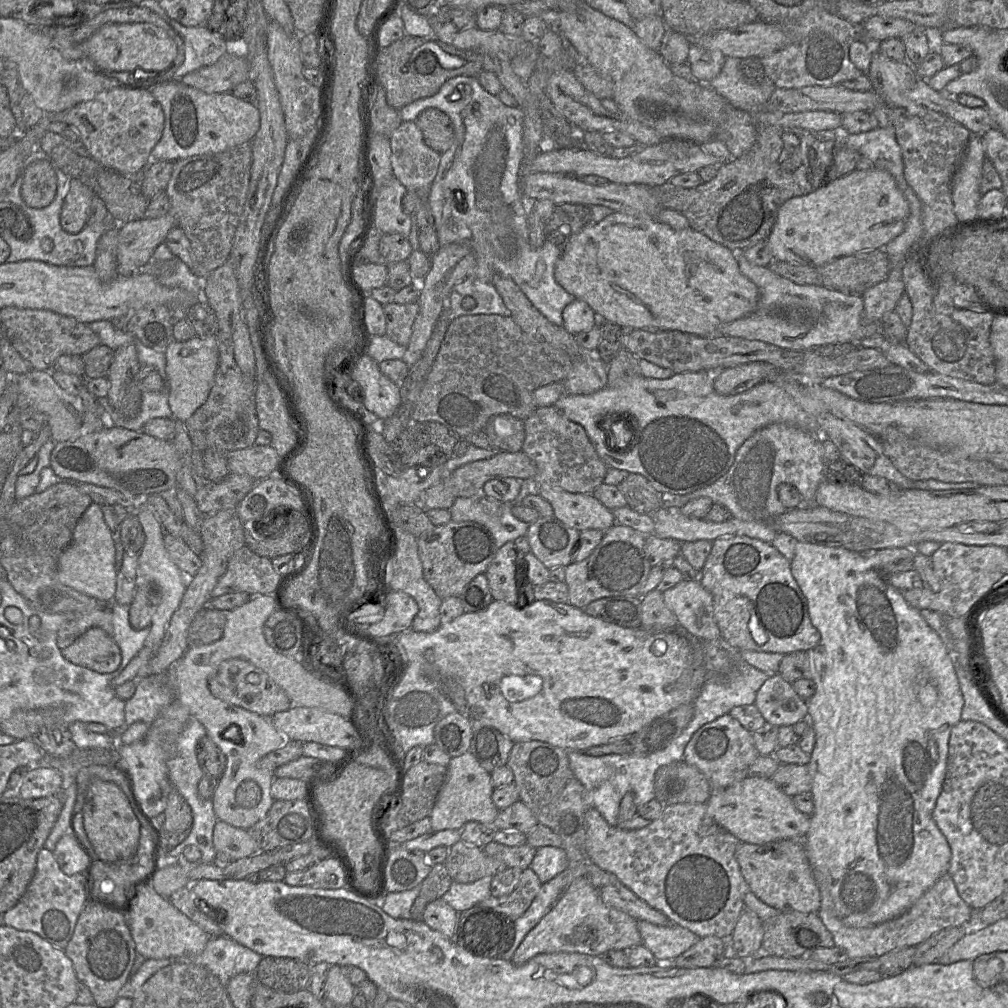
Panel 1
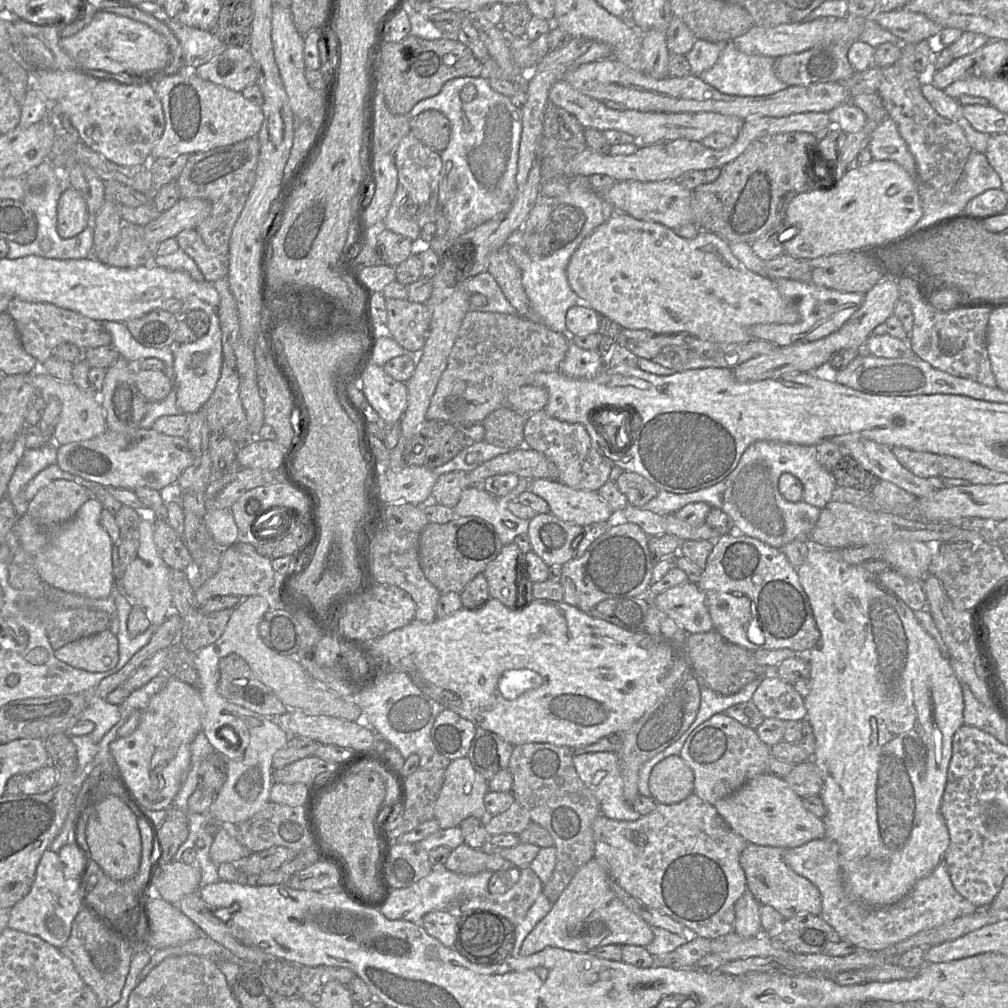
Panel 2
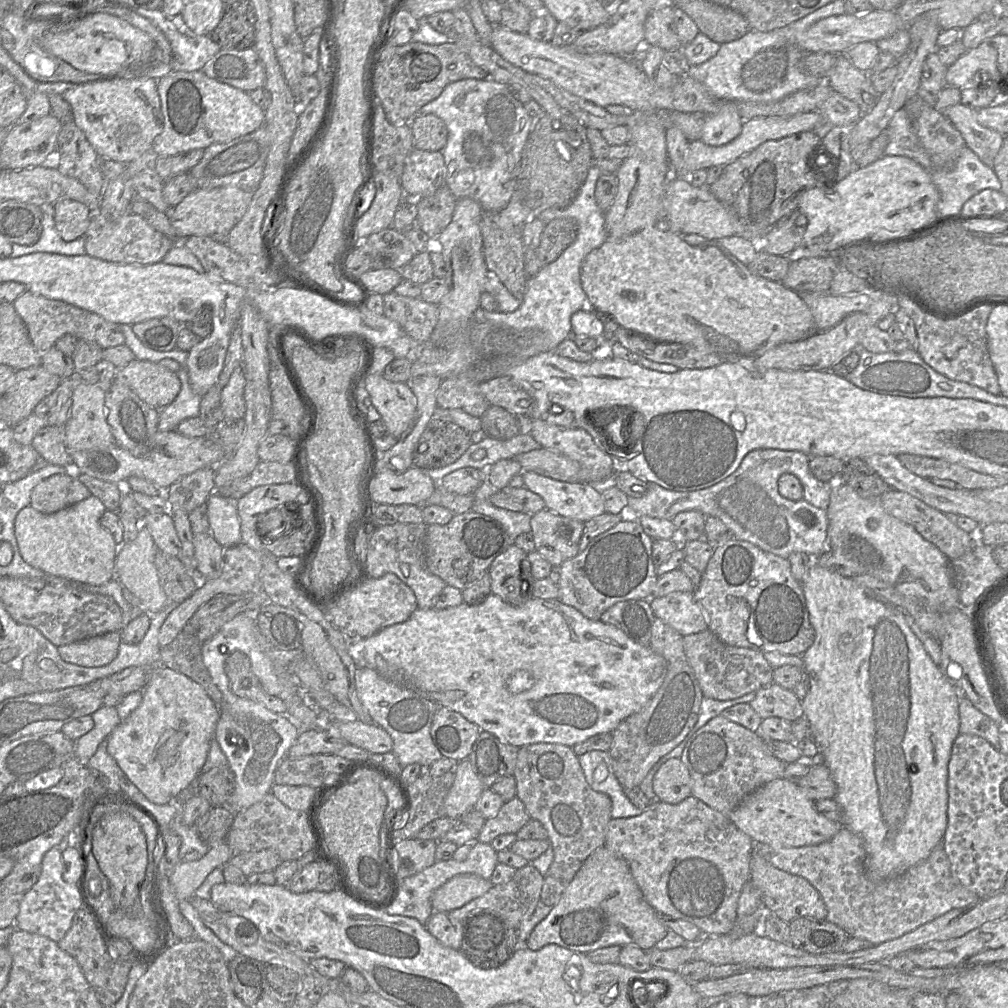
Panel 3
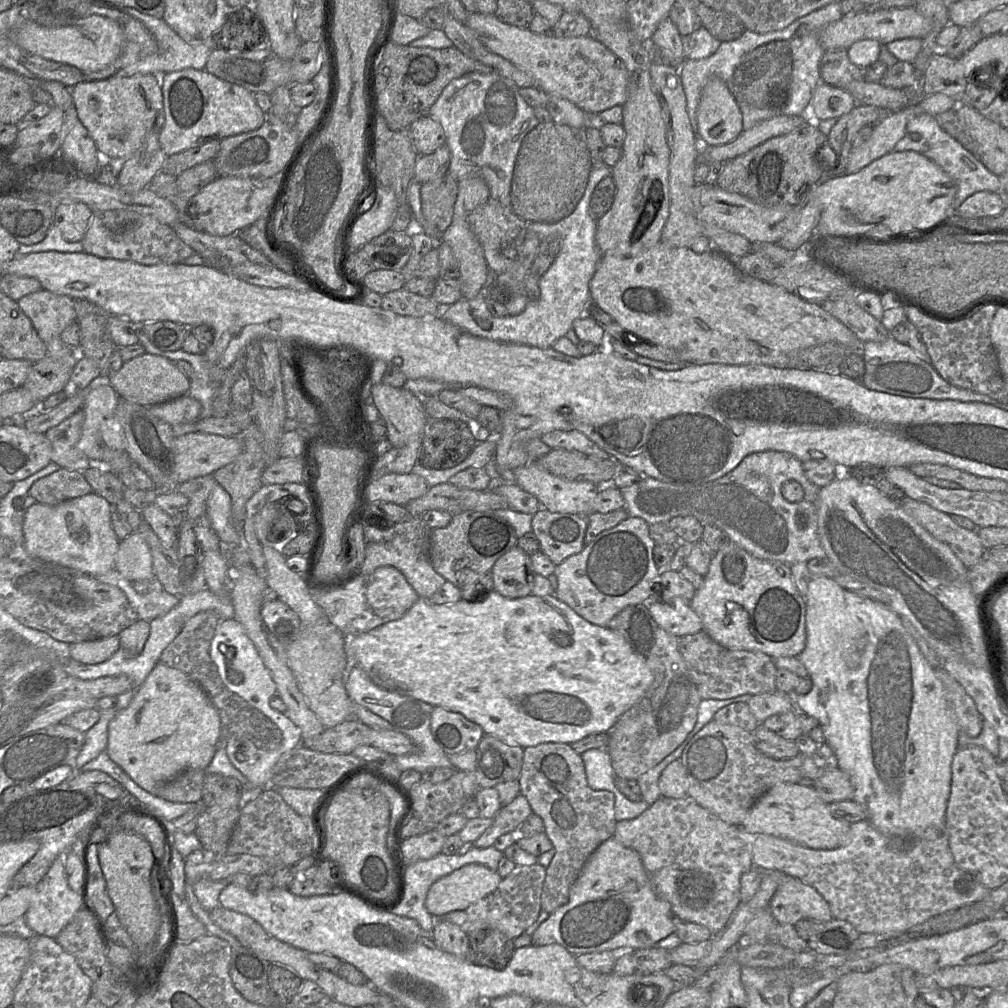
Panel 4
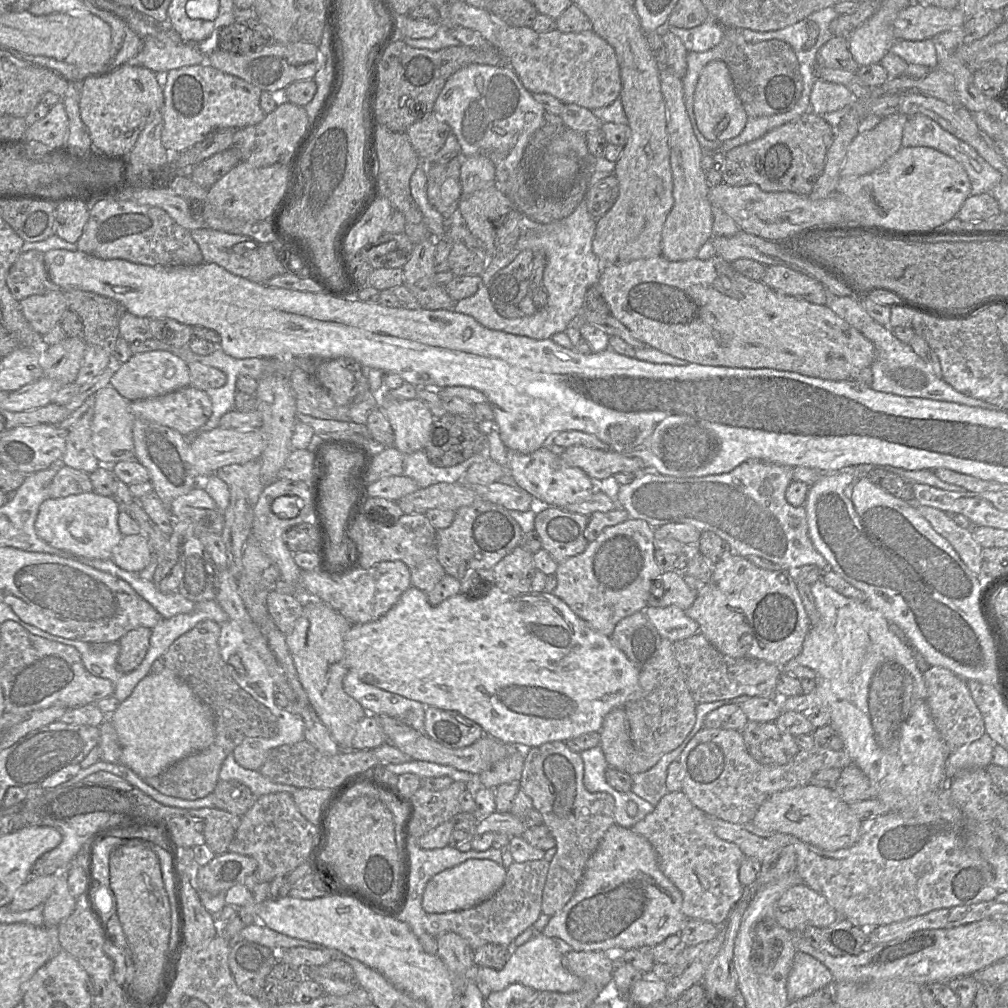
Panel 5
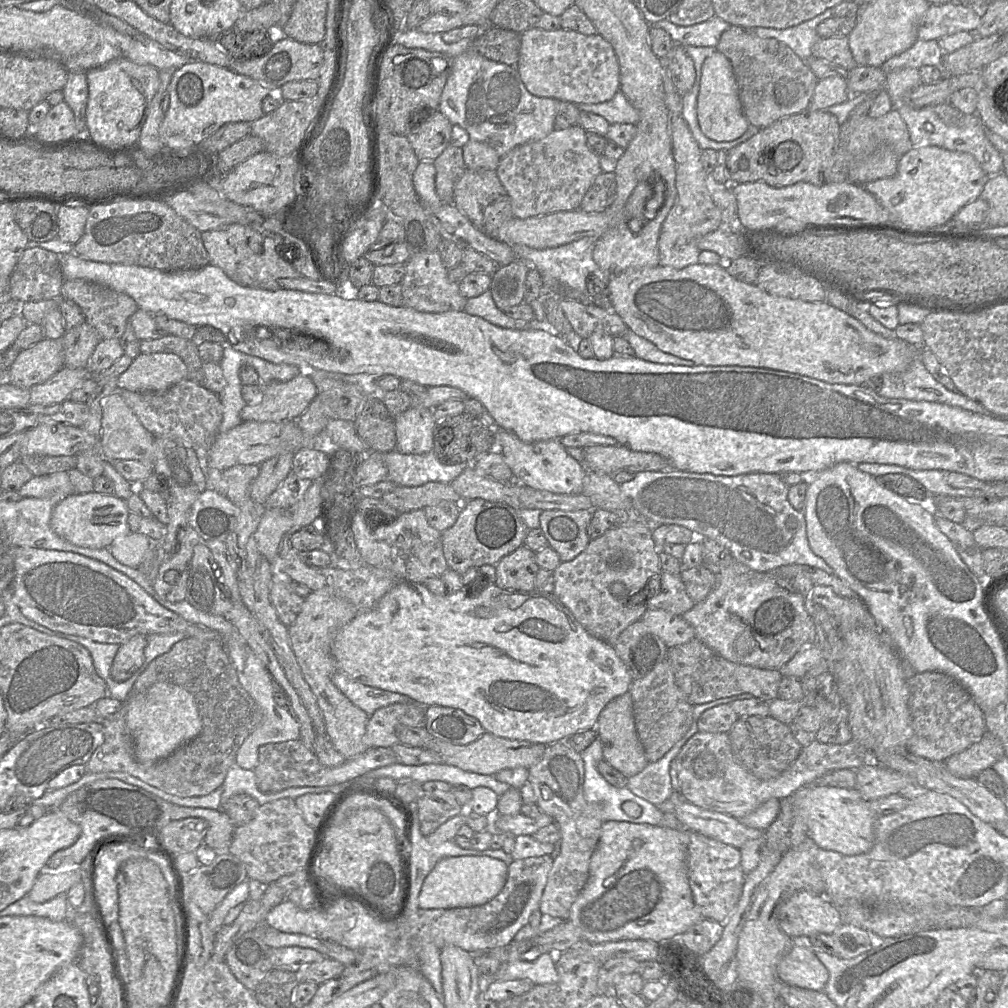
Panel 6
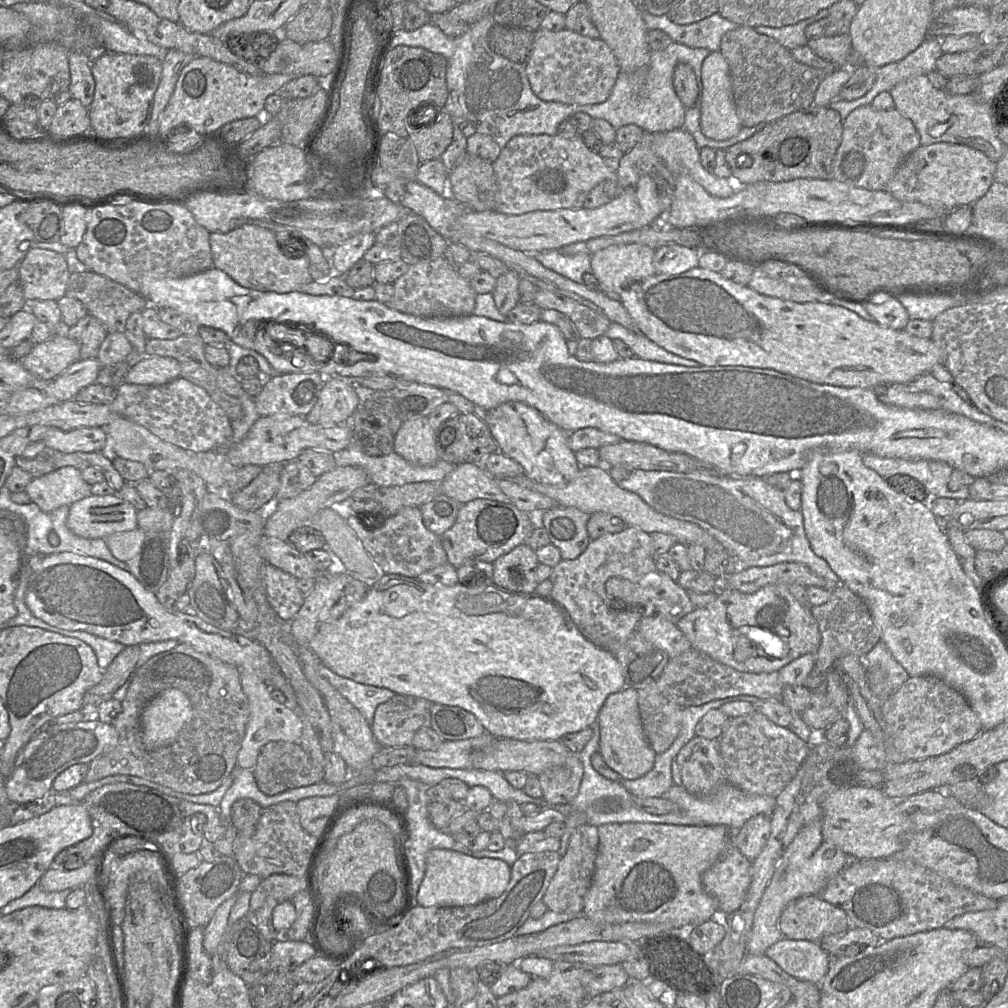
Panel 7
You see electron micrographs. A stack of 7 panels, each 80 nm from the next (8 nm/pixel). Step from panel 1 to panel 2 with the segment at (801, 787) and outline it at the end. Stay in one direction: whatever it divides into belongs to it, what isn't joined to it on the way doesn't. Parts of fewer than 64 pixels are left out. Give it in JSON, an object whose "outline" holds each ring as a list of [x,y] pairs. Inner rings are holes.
{"outline":[[[811,759],[794,765],[784,780],[801,798],[819,796],[823,789],[821,772]]]}

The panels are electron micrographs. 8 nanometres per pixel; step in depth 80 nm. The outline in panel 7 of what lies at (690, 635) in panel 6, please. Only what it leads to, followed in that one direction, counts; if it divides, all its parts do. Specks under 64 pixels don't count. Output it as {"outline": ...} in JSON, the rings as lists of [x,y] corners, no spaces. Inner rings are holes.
{"outline":[[[661,614],[643,617],[636,630],[646,640],[666,652],[669,658],[679,656],[692,648],[690,641],[677,625]]]}

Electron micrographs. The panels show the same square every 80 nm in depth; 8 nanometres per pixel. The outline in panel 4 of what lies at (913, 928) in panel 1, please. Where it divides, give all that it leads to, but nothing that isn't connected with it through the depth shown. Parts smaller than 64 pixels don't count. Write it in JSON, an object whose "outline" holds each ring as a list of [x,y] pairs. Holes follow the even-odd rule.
{"outline":[[[945,818],[945,823],[942,823],[942,824],[938,824],[938,825],[934,825],[934,826],[931,826],[921,832],[915,832],[913,834],[909,834],[909,835],[897,835],[897,836],[893,836],[893,835],[885,835],[881,832],[879,832],[875,827],[873,827],[872,824],[870,824],[869,821],[867,820],[863,820],[863,821],[860,821],[860,822],[856,822],[856,823],[851,823],[850,825],[850,840],[847,844],[841,846],[841,847],[838,847],[838,848],[835,848],[835,849],[829,849],[829,850],[824,850],[824,849],[812,849],[812,848],[808,848],[806,846],[803,846],[803,845],[800,845],[800,844],[797,844],[793,841],[790,841],[790,840],[787,840],[787,839],[783,839],[783,838],[779,838],[779,837],[775,837],[775,836],[771,836],[771,835],[766,835],[766,834],[759,834],[759,833],[749,833],[749,832],[746,832],[744,831],[743,829],[740,828],[740,832],[739,832],[739,836],[741,839],[743,839],[747,844],[750,845],[751,847],[751,851],[752,851],[752,858],[753,858],[753,863],[754,863],[754,866],[759,868],[761,871],[772,871],[772,870],[777,870],[777,871],[782,871],[783,873],[787,874],[787,875],[790,875],[792,877],[795,877],[795,878],[798,878],[800,879],[801,881],[803,881],[804,883],[812,886],[813,888],[815,888],[823,897],[824,899],[828,902],[829,906],[830,906],[830,909],[831,909],[831,912],[832,912],[832,915],[833,915],[833,918],[835,919],[839,919],[839,920],[844,920],[844,921],[847,921],[849,922],[850,924],[852,924],[854,926],[854,928],[860,933],[860,934],[864,934],[864,933],[873,933],[873,934],[877,934],[877,935],[897,935],[899,933],[903,933],[907,930],[909,930],[911,927],[915,926],[915,925],[918,925],[918,924],[921,924],[923,922],[925,922],[926,920],[928,920],[929,918],[931,917],[935,917],[935,916],[938,916],[940,914],[943,914],[943,913],[946,913],[946,912],[949,912],[949,911],[952,911],[952,910],[955,910],[957,908],[960,908],[960,907],[963,907],[965,905],[968,905],[968,904],[972,904],[972,903],[975,903],[975,902],[978,902],[978,901],[981,901],[983,900],[984,898],[986,898],[989,893],[990,893],[990,890],[988,888],[986,888],[983,884],[981,884],[979,882],[979,880],[976,878],[976,876],[962,868],[960,868],[957,863],[955,862],[954,860],[954,857],[953,857],[953,854],[950,850],[950,847],[949,847],[949,834],[948,834],[948,831],[946,829],[946,818]]]}

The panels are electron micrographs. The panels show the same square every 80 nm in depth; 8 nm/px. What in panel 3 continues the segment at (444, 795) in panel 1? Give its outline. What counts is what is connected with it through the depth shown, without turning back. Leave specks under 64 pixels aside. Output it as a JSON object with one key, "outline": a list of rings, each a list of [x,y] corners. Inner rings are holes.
{"outline":[[[469,759],[458,762],[454,769],[454,783],[445,801],[446,816],[461,821],[461,816],[474,808],[485,789]]]}

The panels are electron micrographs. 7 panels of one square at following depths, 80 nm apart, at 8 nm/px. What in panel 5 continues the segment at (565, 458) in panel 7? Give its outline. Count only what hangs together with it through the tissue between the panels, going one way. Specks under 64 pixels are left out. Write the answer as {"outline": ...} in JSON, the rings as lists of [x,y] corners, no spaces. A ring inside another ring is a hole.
{"outline":[[[543,446],[536,451],[523,454],[508,450],[510,473],[517,485],[529,492],[537,503],[546,503],[550,507],[565,508],[570,504],[587,500],[595,491],[601,491],[582,469],[567,466],[559,451],[552,452]]]}

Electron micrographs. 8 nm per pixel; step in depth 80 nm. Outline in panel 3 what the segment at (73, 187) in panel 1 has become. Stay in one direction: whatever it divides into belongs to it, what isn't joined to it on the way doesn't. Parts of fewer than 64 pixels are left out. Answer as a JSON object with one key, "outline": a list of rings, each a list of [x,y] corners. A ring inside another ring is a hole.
{"outline":[[[64,199],[54,204],[56,228],[63,240],[71,242],[83,237],[88,230],[93,212],[85,204]]]}

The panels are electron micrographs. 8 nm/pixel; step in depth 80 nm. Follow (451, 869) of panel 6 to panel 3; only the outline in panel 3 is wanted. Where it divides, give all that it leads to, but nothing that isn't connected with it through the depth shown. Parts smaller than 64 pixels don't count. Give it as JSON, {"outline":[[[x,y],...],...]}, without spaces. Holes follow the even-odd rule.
{"outline":[[[474,874],[456,875],[434,891],[431,896],[431,905],[434,912],[451,912],[459,909],[488,892],[493,887],[490,880]]]}

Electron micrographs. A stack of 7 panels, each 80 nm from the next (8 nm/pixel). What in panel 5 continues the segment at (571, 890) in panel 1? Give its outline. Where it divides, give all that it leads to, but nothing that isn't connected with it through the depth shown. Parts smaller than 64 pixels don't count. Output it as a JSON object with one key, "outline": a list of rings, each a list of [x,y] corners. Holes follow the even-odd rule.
{"outline":[[[612,825],[589,858],[582,879],[570,901],[553,915],[542,934],[556,939],[564,949],[617,954],[662,943],[668,936],[680,933],[689,919],[682,912],[683,896],[677,886],[661,871],[654,848],[631,828]]]}

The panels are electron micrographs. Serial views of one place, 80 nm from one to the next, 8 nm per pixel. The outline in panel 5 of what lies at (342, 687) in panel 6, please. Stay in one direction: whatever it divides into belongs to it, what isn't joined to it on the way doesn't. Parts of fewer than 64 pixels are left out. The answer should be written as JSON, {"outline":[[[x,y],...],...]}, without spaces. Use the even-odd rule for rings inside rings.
{"outline":[[[354,671],[344,677],[343,688],[369,715],[387,715],[426,735],[425,713],[431,706],[367,684]]]}

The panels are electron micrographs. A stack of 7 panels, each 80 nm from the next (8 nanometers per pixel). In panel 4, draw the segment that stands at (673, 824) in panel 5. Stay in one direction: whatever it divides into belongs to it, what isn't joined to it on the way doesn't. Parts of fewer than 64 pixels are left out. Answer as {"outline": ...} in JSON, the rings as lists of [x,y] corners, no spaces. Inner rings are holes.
{"outline":[[[661,796],[638,817],[617,821],[613,837],[639,853],[657,895],[670,903],[674,916],[701,924],[714,935],[725,927],[740,905],[741,876],[755,867],[750,845],[739,836],[740,828],[725,823],[690,796],[681,799]]]}

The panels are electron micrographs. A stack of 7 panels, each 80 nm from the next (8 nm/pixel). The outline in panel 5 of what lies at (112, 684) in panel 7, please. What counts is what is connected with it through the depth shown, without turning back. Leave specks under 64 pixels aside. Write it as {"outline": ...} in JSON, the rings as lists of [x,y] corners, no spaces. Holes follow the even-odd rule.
{"outline":[[[138,627],[120,638],[117,669],[123,673],[135,670],[143,661],[149,648],[151,629]]]}

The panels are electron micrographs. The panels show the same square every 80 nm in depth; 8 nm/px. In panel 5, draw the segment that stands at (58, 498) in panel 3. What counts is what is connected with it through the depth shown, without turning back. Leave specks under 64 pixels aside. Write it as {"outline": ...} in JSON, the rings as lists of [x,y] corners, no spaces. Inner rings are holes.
{"outline":[[[60,464],[46,489],[50,499],[57,499],[92,492],[93,486],[89,474]]]}

